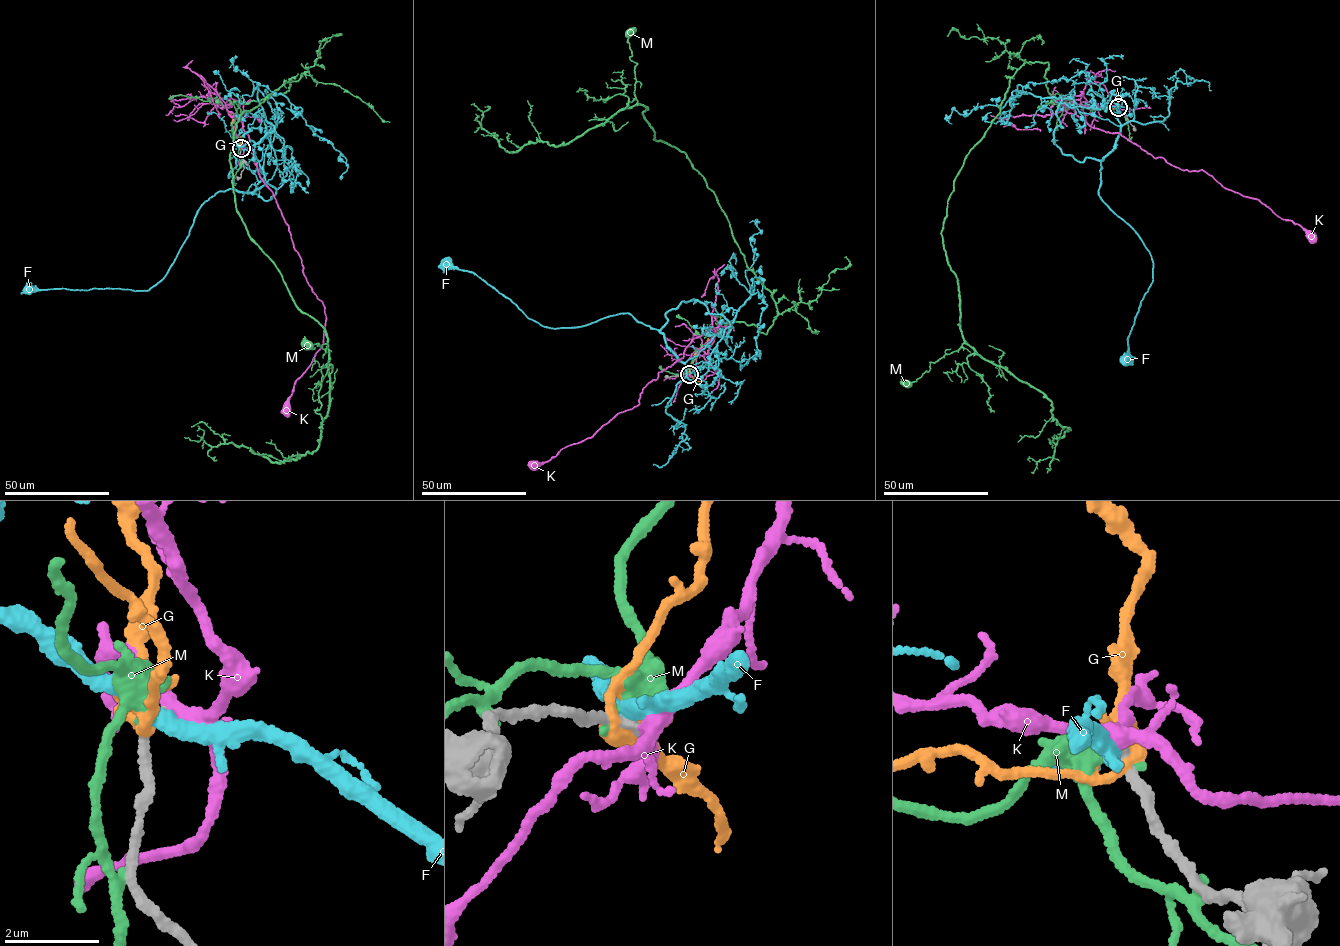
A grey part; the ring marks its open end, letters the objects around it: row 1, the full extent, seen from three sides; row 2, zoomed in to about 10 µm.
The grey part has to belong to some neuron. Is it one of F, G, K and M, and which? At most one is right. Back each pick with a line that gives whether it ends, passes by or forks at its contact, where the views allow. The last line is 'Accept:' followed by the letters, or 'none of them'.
Accept: none of them

